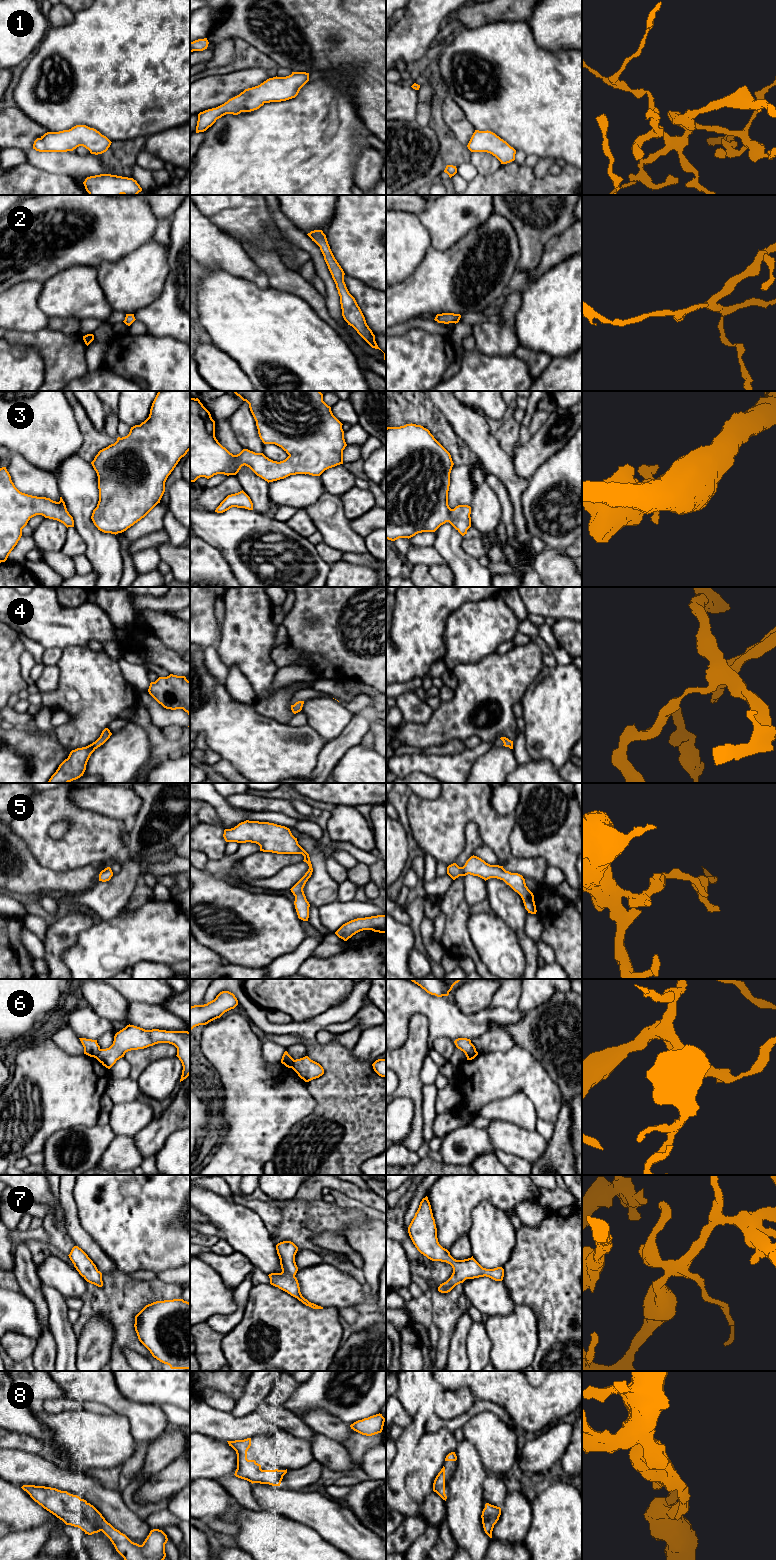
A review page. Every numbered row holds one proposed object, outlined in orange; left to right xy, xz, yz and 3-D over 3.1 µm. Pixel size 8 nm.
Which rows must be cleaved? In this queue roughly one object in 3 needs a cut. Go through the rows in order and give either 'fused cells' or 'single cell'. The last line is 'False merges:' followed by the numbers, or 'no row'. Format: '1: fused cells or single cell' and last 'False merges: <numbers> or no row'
1: single cell
2: single cell
3: single cell
4: single cell
5: single cell
6: fused cells
7: single cell
8: single cell
False merges: 6

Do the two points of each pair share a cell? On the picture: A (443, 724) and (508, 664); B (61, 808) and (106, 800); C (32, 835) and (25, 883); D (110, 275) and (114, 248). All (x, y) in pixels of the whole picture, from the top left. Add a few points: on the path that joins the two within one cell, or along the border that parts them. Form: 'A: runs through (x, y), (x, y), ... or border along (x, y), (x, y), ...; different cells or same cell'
A: runs through (459, 713), (492, 680); same cell
B: border along (69, 793), (79, 807), (99, 814); different cells
C: border along (15, 833), (23, 841), (34, 858), (46, 868); different cells
D: border along (133, 251), (117, 260), (103, 261), (97, 267); different cells

